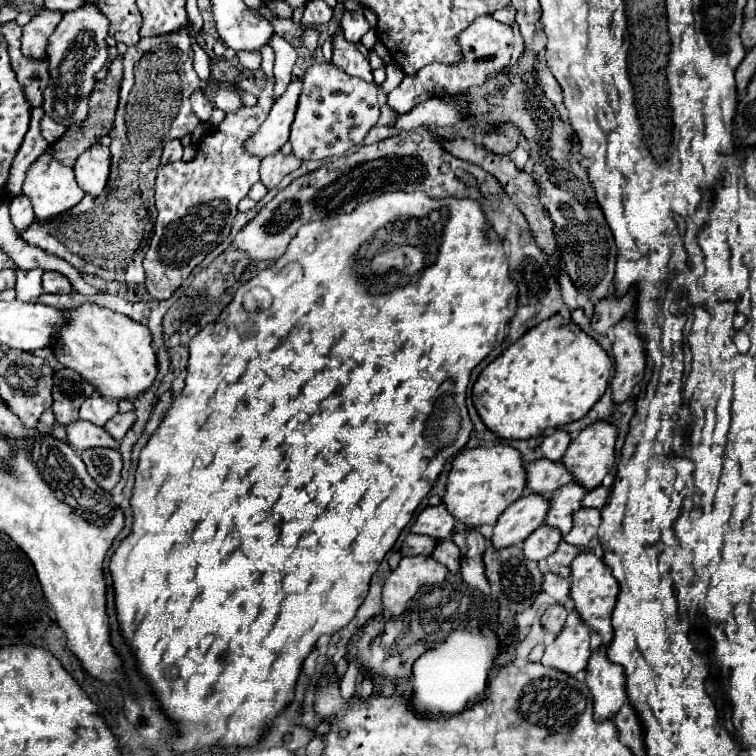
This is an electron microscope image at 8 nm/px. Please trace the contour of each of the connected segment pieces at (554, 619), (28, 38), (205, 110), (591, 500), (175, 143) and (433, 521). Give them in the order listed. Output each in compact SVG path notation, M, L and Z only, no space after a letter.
M550 605L546 609L546 613L542 615L542 625L548 627L552 633L560 633L560 629L564 627L564 621L566 621L566 607L562 605Z
M44 9L28 25L22 27L22 53L28 57L44 57L48 47L48 37L54 33L56 25L62 21L62 11Z
M196 89L196 91L190 95L190 103L192 103L194 113L200 117L200 121L208 121L208 119L210 119L212 107L210 107L210 103L206 101L202 89Z
M604 485L592 489L592 491L588 493L588 497L584 497L584 507L596 507L596 509L602 509L602 507L606 505L608 497L610 497L610 491L612 491L612 489L610 489L610 487L604 487Z
M172 139L164 145L162 163L174 163L178 159L182 159L182 145L180 145L180 139Z
M440 503L436 507L426 507L416 517L410 531L428 535L428 537L436 537L436 539L446 539L452 533L452 527L454 527L454 517L448 513L446 505Z

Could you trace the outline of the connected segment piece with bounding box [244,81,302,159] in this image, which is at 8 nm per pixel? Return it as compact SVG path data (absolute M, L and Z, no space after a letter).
M292 81L284 95L272 105L266 121L244 141L244 149L250 155L256 155L260 159L280 151L280 147L288 141L288 131L290 123L296 111L296 101L302 91L300 81Z

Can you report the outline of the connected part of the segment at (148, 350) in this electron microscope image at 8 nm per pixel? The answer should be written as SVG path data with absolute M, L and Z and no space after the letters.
M82 303L66 311L66 319L52 349L64 367L84 375L104 397L114 401L134 399L152 385L156 377L156 355L150 331L142 323L96 303Z

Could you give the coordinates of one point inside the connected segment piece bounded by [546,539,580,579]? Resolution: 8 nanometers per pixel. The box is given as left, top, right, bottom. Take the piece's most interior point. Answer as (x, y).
(559, 562)

